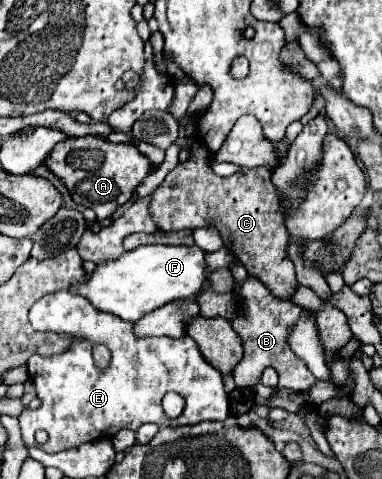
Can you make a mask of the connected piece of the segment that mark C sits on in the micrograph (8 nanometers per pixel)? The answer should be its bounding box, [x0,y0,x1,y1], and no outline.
[149,140,297,298]

